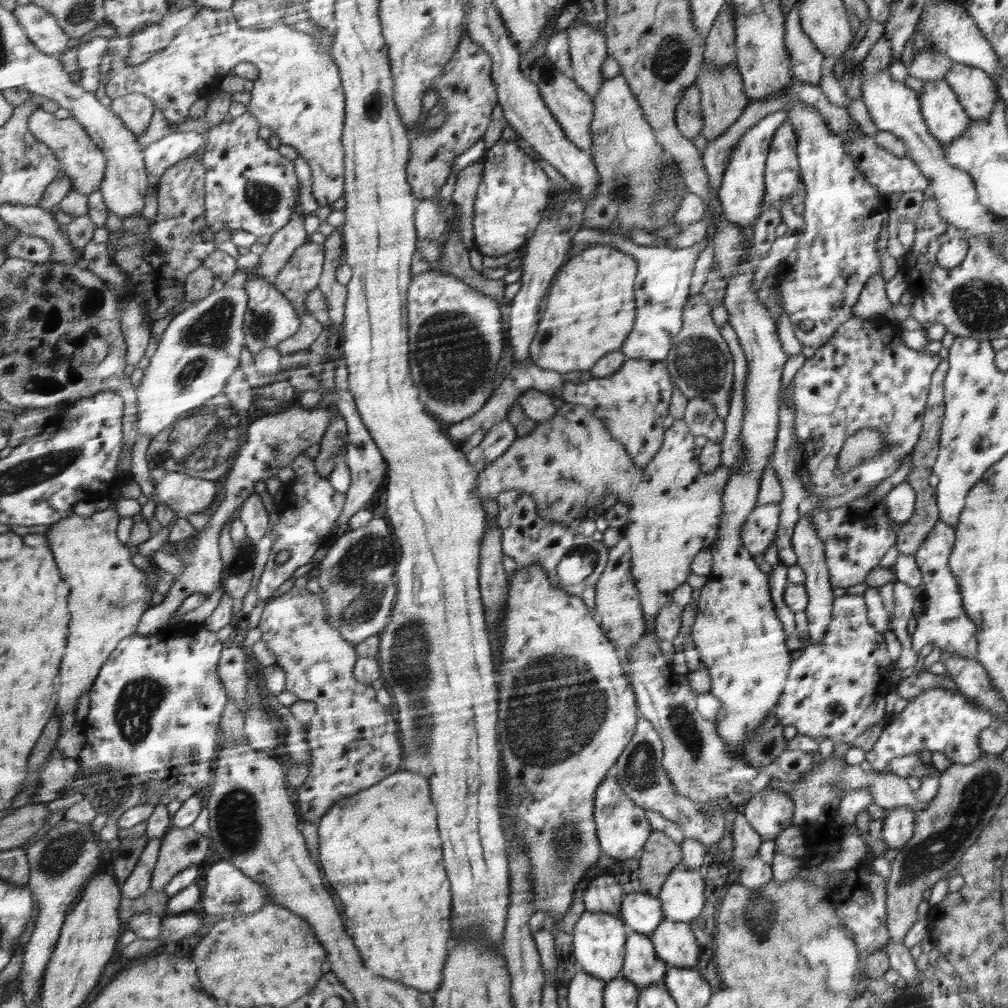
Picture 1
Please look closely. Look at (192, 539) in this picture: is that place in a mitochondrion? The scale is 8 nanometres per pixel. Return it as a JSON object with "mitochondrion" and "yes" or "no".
{"mitochondrion":"no"}

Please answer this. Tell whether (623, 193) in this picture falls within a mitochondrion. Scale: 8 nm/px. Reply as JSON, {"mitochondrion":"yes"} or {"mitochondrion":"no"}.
{"mitochondrion":"yes"}

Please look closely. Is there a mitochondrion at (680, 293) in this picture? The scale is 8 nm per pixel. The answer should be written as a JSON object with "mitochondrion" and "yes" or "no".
{"mitochondrion":"no"}

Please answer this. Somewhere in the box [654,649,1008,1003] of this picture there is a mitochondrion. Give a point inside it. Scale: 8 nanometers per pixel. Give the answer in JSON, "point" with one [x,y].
{"point":[937,849]}

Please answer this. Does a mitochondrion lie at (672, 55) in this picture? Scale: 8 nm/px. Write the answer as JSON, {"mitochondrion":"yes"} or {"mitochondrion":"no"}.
{"mitochondrion":"yes"}

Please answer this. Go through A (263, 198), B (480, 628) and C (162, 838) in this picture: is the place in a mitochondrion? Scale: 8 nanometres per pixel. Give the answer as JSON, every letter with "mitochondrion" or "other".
{"A":"mitochondrion","B":"other","C":"other"}

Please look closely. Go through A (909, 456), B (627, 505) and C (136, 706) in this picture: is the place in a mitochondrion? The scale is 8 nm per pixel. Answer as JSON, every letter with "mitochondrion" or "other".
{"A":"other","B":"other","C":"mitochondrion"}

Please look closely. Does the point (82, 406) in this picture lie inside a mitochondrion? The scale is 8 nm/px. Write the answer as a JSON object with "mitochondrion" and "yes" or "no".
{"mitochondrion":"no"}

